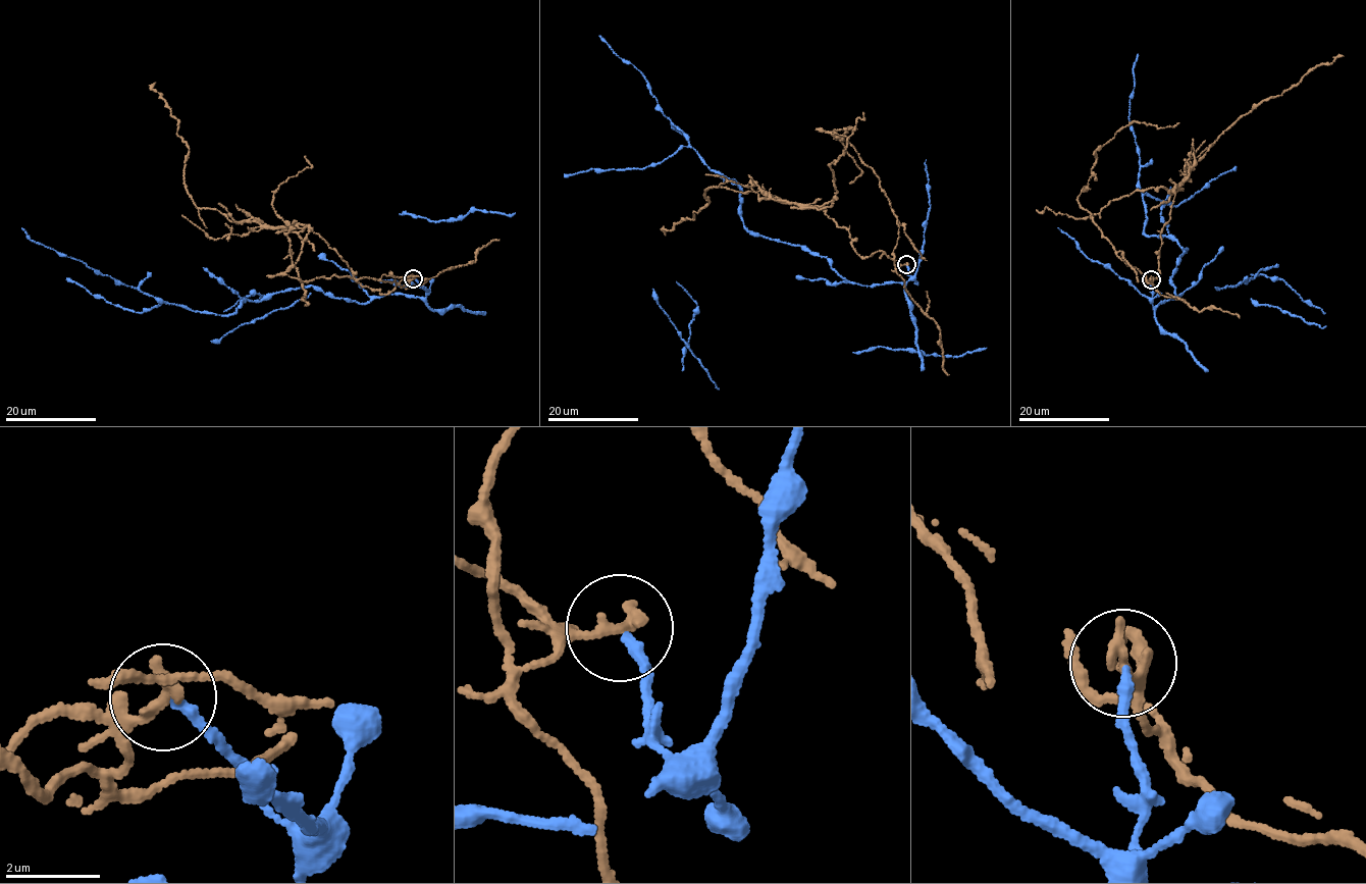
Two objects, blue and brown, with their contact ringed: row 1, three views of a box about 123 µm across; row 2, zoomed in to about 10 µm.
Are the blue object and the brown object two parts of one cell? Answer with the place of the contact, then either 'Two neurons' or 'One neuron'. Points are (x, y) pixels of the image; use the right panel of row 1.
Place: (1151, 279). Two neurons

